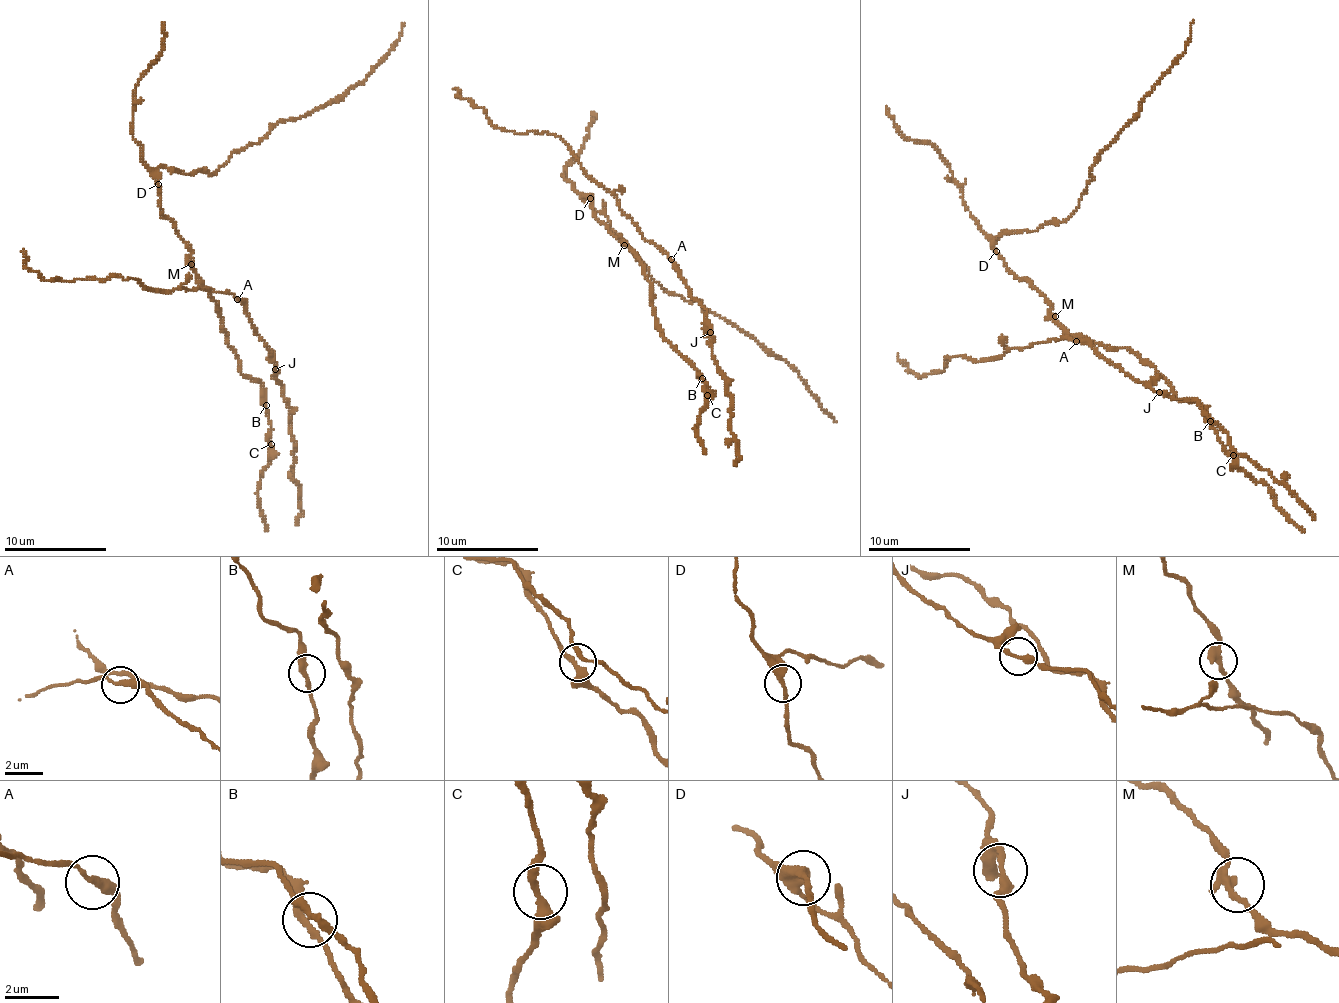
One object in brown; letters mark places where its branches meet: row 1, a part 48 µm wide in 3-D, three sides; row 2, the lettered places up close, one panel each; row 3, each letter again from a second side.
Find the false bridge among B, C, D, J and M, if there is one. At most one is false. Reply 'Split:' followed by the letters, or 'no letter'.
Split: no letter

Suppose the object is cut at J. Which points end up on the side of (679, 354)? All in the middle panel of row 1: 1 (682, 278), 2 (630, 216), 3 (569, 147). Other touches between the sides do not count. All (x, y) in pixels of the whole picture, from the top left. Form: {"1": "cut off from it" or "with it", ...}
{"1": "cut off from it", "2": "cut off from it", "3": "cut off from it"}

